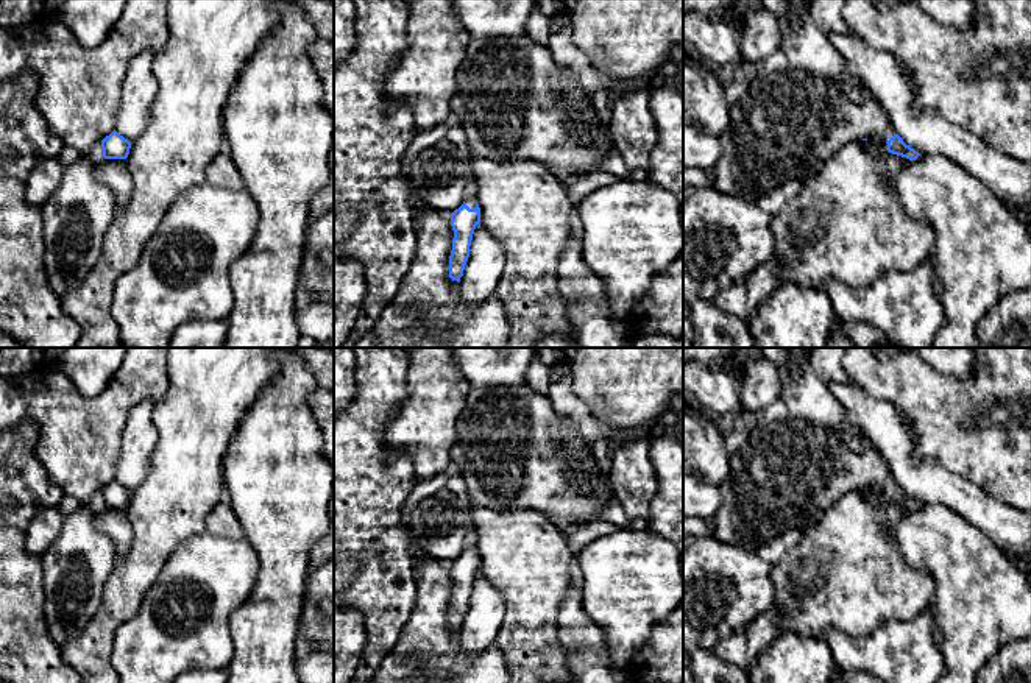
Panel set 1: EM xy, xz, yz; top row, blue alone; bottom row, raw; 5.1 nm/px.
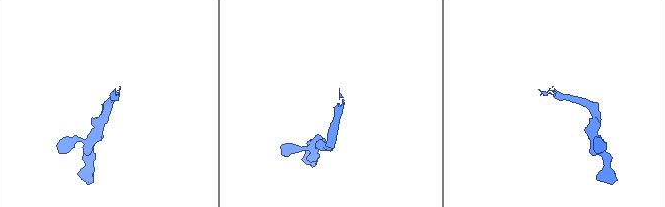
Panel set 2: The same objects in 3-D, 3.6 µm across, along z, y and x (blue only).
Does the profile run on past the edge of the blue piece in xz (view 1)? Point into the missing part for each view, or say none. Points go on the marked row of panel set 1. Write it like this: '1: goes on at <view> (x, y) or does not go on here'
1: goes on at xz (470, 200)

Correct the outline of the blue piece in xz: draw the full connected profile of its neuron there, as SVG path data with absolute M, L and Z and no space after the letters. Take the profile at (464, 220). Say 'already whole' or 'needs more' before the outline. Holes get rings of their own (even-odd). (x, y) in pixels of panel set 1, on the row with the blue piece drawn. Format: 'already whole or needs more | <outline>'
needs more | M469 189L463 204L451 214L451 226L454 231L452 251L449 256L449 278L460 282L476 226L480 223L480 207Z

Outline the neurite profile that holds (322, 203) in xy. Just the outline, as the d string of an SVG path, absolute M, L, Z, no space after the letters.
M334 136L331 143L331 151L328 156L328 165L331 170L331 176L326 186L315 193L309 206L309 220L310 223L326 215L334 209Z

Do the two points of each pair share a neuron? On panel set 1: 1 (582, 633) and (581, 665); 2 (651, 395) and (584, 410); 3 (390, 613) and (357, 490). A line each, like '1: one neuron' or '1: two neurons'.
1: one neuron
2: two neurons
3: one neuron

